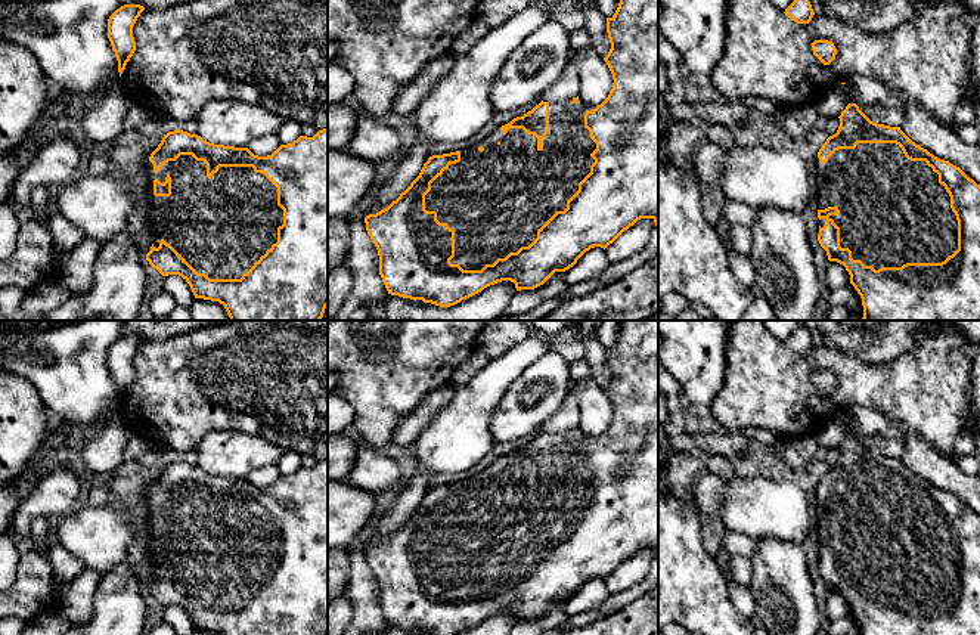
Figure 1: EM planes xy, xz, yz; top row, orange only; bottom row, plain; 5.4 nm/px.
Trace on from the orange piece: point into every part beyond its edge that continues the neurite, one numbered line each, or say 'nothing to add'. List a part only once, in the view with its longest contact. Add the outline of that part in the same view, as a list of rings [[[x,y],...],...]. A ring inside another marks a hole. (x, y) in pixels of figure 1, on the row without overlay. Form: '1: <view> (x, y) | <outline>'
1: yz (893, 542) | [[[858,474],[855,480],[838,480],[827,493],[816,489],[816,538],[837,538],[840,543],[829,546],[840,558],[840,577],[852,582],[875,601],[902,598],[906,594],[942,594],[958,580],[958,551],[950,539],[950,527],[939,514],[939,505],[925,492],[911,492],[896,474]]]

